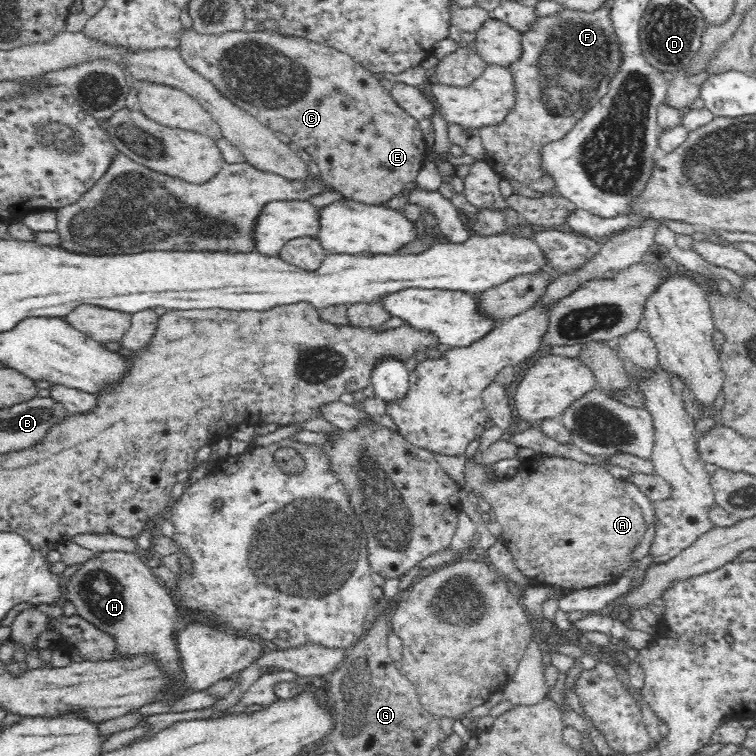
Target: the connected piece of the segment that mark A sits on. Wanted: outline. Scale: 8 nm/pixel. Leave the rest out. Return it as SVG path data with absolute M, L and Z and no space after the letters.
M535 456L523 462L514 478L500 479L487 476L487 466L467 459L464 486L472 489L494 510L500 523L502 542L508 547L515 566L533 583L545 583L557 588L574 590L610 585L637 564L628 560L632 550L644 536L647 526L638 504L627 495L627 481L615 478L602 465L582 464L572 458Z

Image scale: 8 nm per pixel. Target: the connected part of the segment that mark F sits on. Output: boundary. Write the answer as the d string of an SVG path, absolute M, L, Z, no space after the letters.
M602 5L592 14L563 10L557 17L540 17L530 32L521 34L521 41L522 56L508 68L516 81L516 101L501 123L479 129L480 142L485 150L483 159L502 180L517 180L542 195L558 194L555 180L542 168L541 148L564 138L576 121L609 90L611 78L620 66L620 49L616 44L611 12Z

